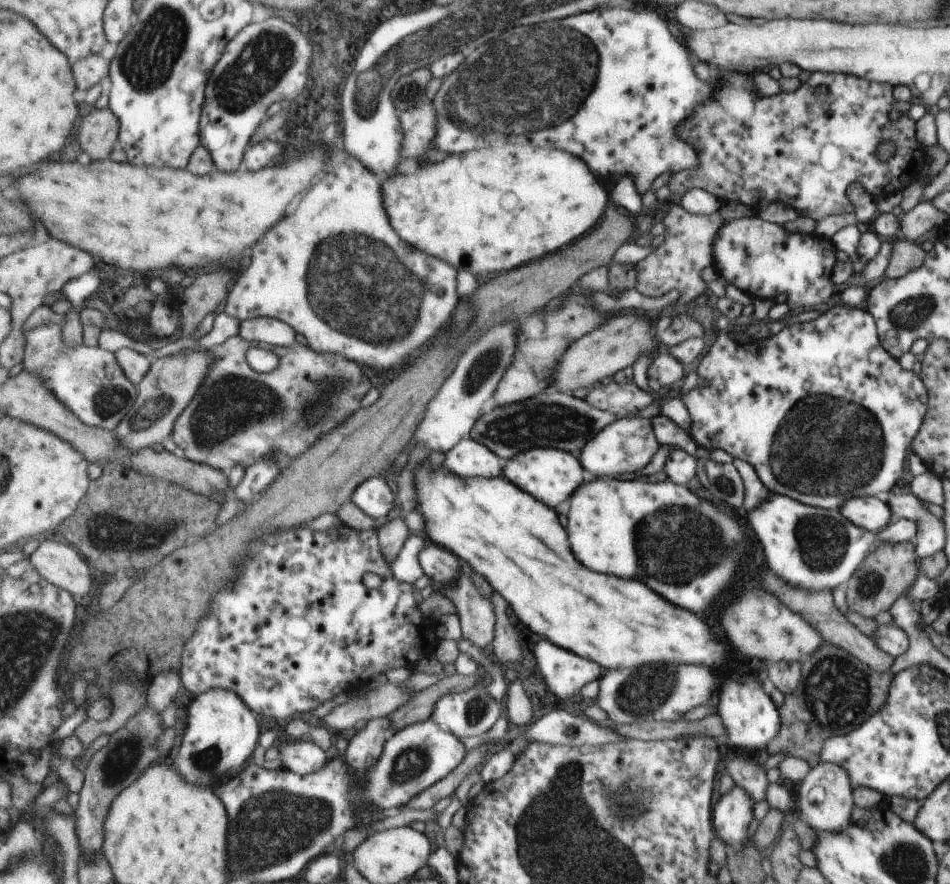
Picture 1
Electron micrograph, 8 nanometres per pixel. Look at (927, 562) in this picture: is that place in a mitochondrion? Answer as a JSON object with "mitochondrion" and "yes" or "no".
{"mitochondrion":"no"}

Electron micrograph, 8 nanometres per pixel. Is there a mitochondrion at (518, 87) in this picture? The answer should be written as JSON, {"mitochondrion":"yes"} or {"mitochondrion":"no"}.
{"mitochondrion":"yes"}

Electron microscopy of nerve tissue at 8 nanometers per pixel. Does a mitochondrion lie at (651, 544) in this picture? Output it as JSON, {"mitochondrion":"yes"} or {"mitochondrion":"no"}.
{"mitochondrion":"yes"}

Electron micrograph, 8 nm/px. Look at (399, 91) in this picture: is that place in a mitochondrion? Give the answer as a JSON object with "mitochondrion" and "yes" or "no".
{"mitochondrion":"yes"}

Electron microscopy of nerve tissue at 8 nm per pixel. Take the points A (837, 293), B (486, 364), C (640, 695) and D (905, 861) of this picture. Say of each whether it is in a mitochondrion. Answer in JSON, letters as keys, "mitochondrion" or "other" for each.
{"A":"other","B":"mitochondrion","C":"mitochondrion","D":"mitochondrion"}

